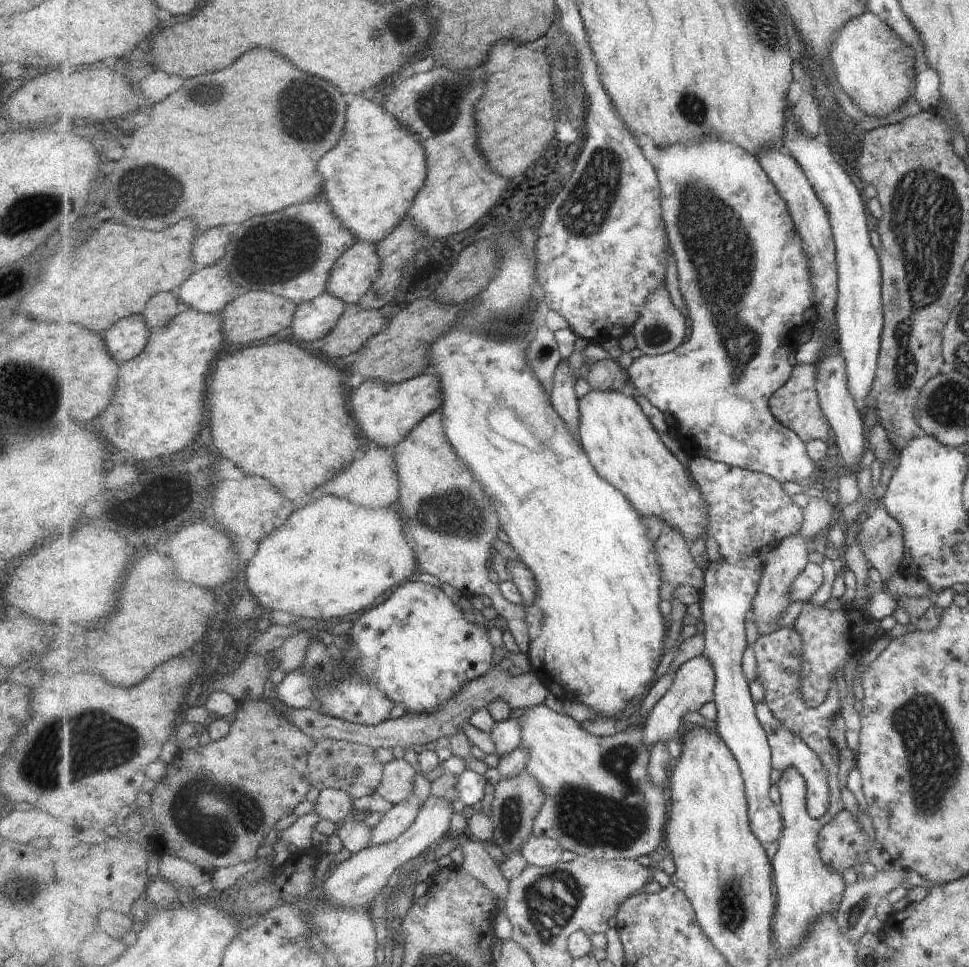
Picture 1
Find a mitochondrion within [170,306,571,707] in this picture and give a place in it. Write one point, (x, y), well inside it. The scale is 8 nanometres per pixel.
(451, 513)

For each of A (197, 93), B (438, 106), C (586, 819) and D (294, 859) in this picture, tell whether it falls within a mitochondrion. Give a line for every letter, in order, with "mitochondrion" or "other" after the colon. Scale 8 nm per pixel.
A: other
B: mitochondrion
C: mitochondrion
D: other

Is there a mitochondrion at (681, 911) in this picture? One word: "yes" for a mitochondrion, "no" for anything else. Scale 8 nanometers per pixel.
no

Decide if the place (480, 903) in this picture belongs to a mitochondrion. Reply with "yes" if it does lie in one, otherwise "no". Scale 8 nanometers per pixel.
no

